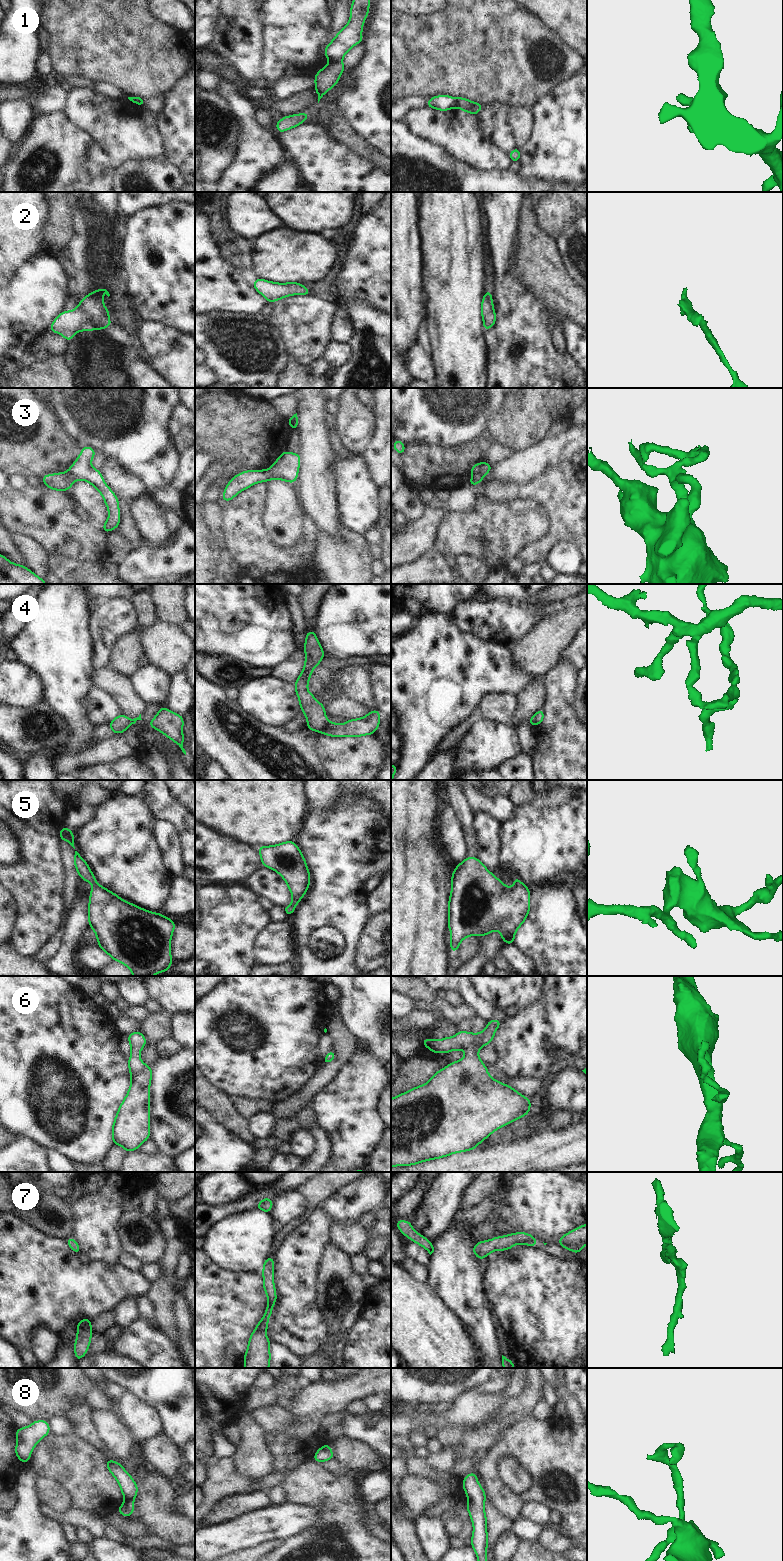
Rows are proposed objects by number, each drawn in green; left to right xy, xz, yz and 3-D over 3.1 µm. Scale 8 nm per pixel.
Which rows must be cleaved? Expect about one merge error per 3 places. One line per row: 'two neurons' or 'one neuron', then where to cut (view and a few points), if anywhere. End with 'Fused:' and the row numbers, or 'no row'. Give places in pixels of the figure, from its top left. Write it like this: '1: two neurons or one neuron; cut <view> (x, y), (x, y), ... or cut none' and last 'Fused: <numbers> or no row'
1: two neurons; cut xz (340, 60), (330, 63)
2: one neuron; cut none
3: two neurons; cut xz (269, 469), (266, 481)
4: two neurons; cut xz (328, 721), (319, 732)
5: one neuron; cut none
6: one neuron; cut none
7: one neuron; cut none
8: one neuron; cut none
Fused: 1, 3, 4

